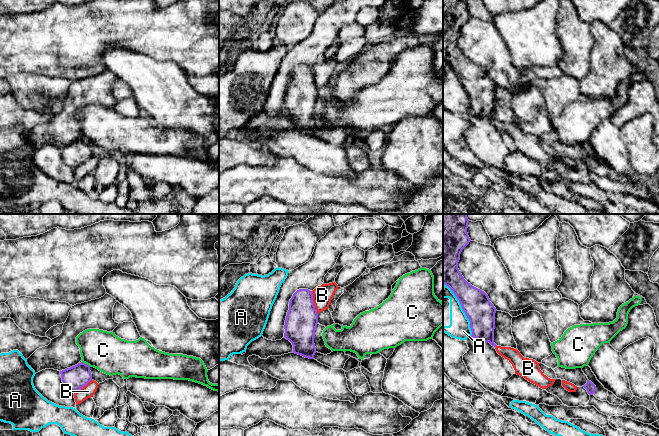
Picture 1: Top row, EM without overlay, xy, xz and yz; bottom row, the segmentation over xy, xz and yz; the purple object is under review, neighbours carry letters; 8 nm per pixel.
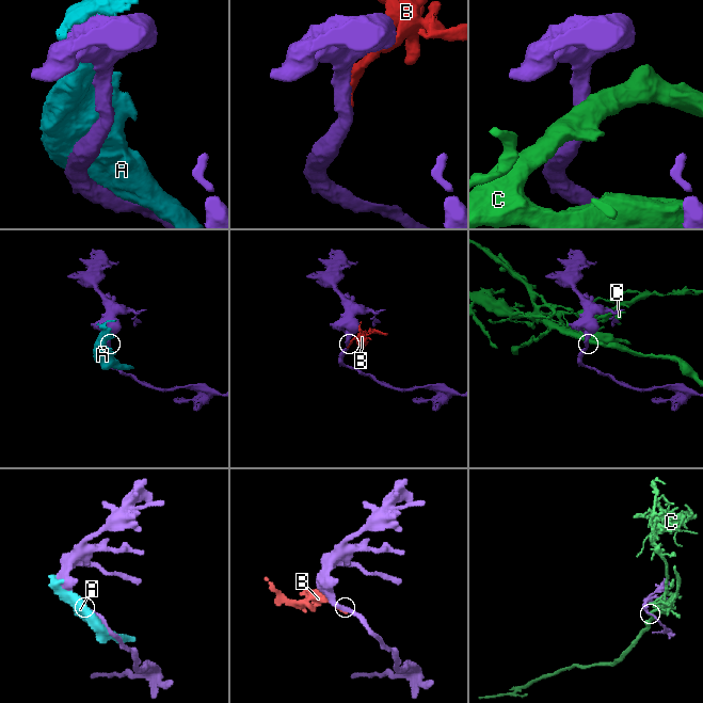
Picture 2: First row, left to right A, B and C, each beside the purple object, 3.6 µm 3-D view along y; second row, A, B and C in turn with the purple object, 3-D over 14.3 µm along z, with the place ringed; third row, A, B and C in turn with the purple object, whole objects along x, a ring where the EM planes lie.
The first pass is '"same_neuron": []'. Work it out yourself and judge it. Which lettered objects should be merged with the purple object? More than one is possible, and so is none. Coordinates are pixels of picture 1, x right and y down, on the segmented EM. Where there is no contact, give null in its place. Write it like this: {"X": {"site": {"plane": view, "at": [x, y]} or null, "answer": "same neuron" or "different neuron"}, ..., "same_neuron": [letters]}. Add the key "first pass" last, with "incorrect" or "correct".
{"A": {"site": {"plane": "yz", "at": [462, 308]}, "answer": "different neuron"}, "B": {"site": {"plane": "xz", "at": [313, 302]}, "answer": "different neuron"}, "C": {"site": {"plane": "xy", "at": [86, 364]}, "answer": "same neuron"}, "same_neuron": ["C"], "first pass": "incorrect"}

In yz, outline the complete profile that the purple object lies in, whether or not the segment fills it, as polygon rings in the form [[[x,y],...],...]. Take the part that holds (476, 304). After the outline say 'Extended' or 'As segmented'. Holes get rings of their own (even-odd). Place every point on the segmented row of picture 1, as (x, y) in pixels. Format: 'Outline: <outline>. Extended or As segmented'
Outline: [[[443,214],[443,284],[448,286],[459,300],[470,321],[471,337],[483,342],[489,342],[496,348],[494,329],[497,310],[490,302],[488,295],[468,283],[458,269],[460,254],[471,241],[467,233],[468,223],[467,214]]]. As segmented

